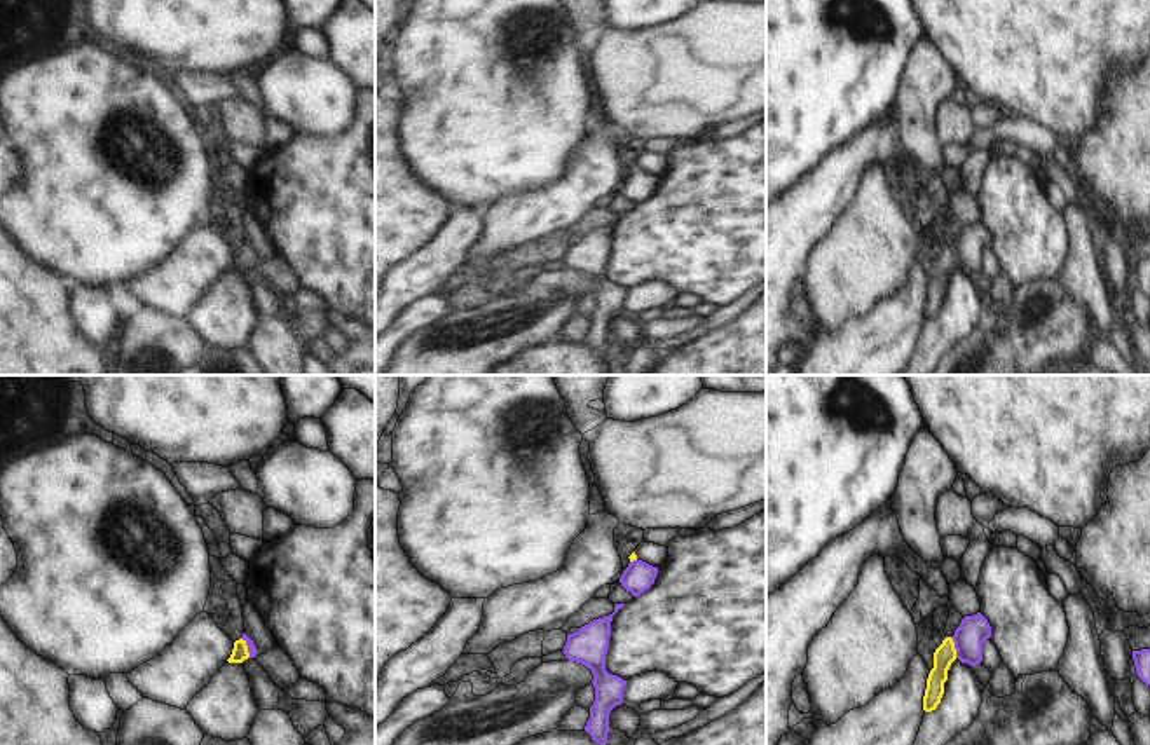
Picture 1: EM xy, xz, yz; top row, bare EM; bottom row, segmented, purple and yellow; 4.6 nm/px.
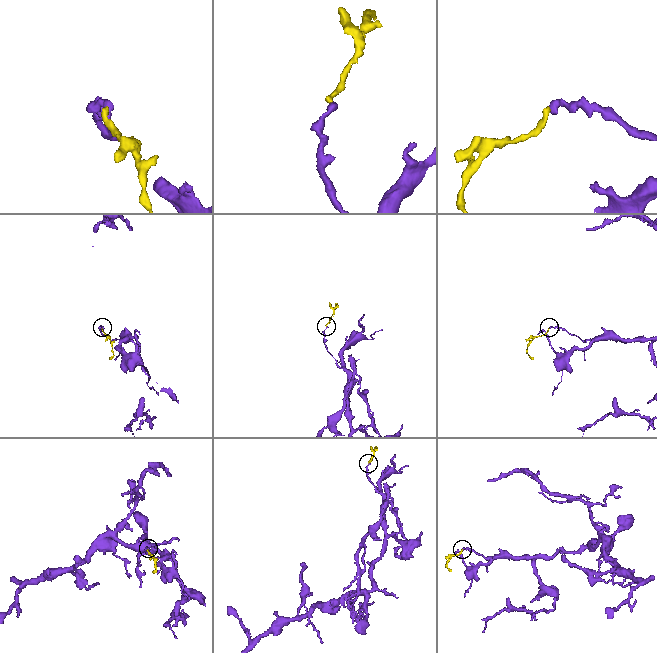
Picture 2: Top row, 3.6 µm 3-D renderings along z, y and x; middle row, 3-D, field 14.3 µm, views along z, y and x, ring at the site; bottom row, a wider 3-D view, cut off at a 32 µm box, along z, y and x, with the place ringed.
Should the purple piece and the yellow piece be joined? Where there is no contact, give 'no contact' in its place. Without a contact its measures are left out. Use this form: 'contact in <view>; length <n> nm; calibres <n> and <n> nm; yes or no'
contact in yz; length 100 nm; calibres 140 and 100 nm; yes

